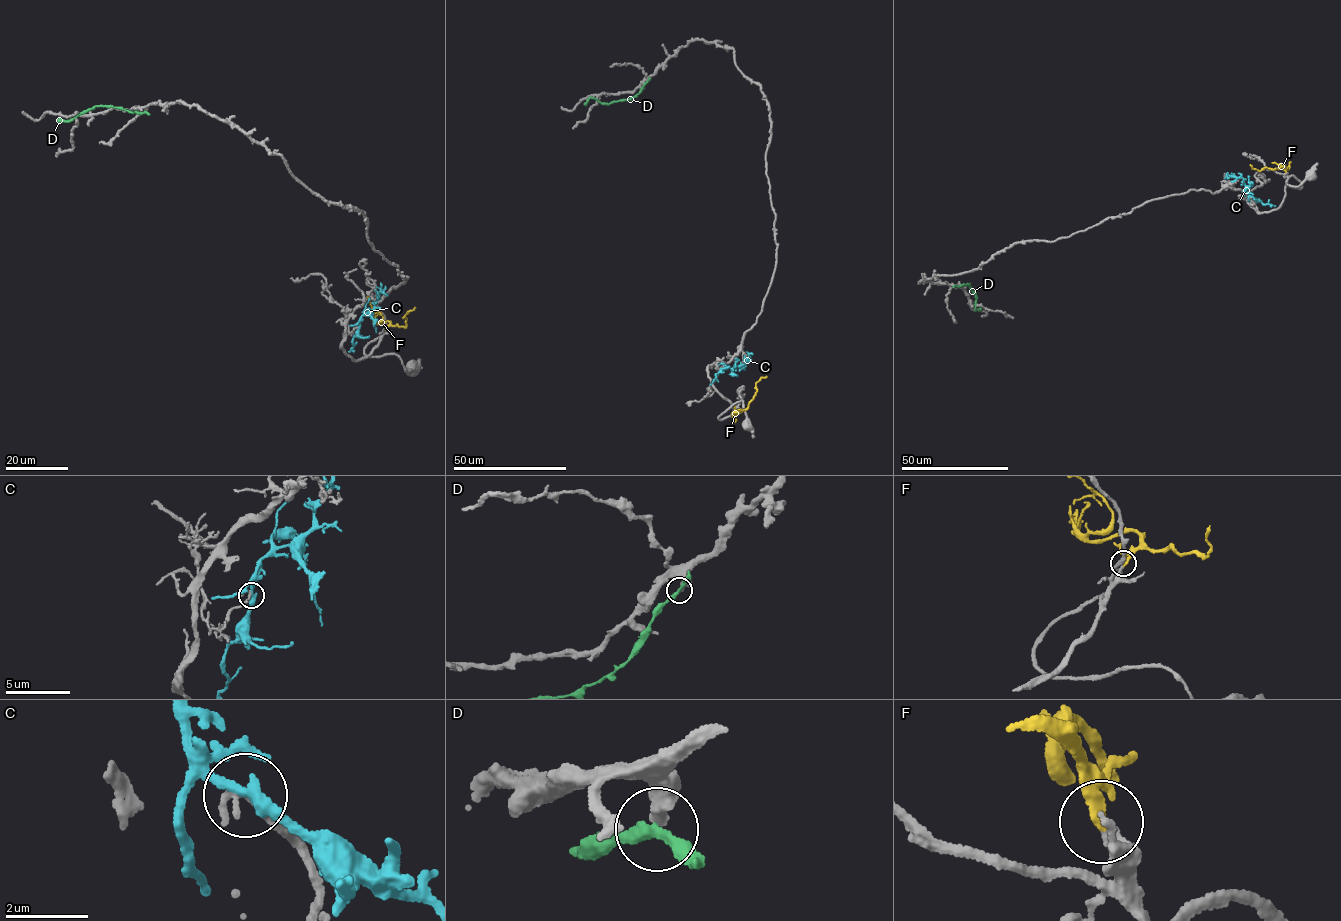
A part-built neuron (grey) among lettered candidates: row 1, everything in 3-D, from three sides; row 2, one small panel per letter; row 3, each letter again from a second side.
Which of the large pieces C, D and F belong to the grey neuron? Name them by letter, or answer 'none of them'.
F

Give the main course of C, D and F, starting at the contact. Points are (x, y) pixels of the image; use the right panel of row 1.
C: (1251, 196), (1241, 177), (1228, 178), (1226, 174)
D: (955, 285), (969, 285), (975, 295), (976, 311), (981, 309)
F: (1285, 171), (1283, 166), (1259, 171), (1250, 164)

